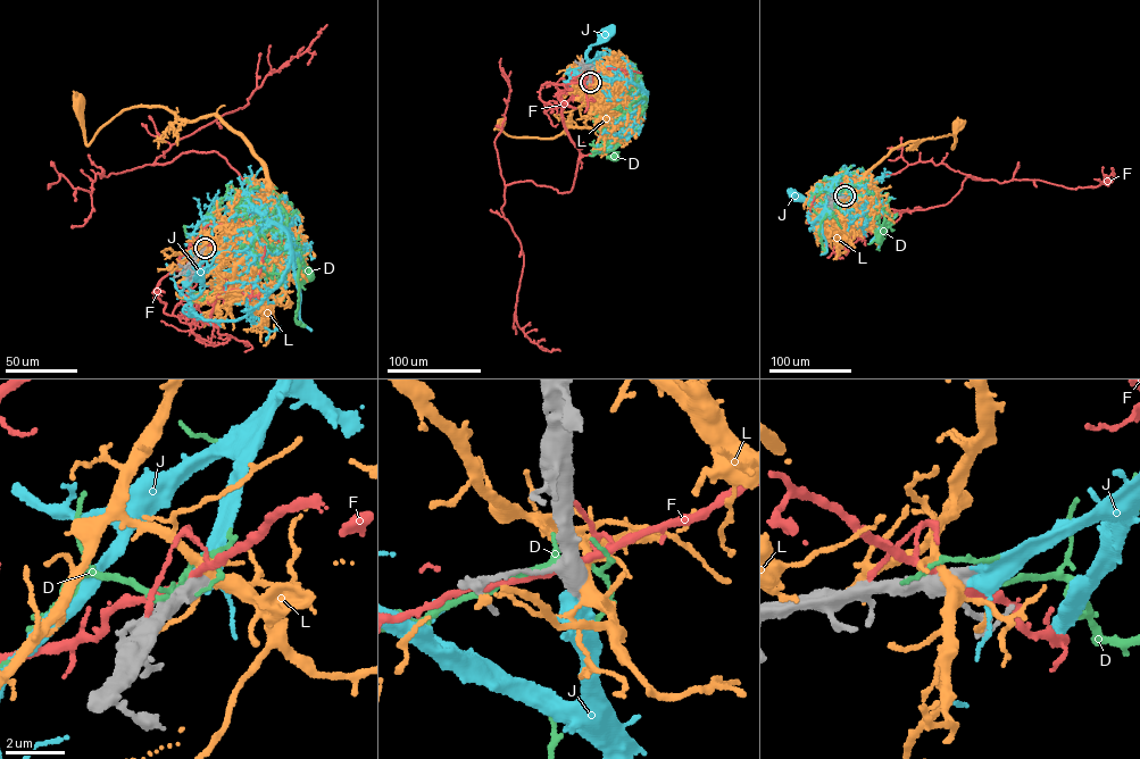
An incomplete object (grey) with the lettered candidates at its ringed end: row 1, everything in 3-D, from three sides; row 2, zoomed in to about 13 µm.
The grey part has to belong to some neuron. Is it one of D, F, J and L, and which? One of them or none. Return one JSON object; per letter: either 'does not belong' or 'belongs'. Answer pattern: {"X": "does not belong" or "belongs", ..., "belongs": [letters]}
{"D": "does not belong", "F": "does not belong", "J": "belongs", "L": "does not belong", "belongs": ["J"]}

